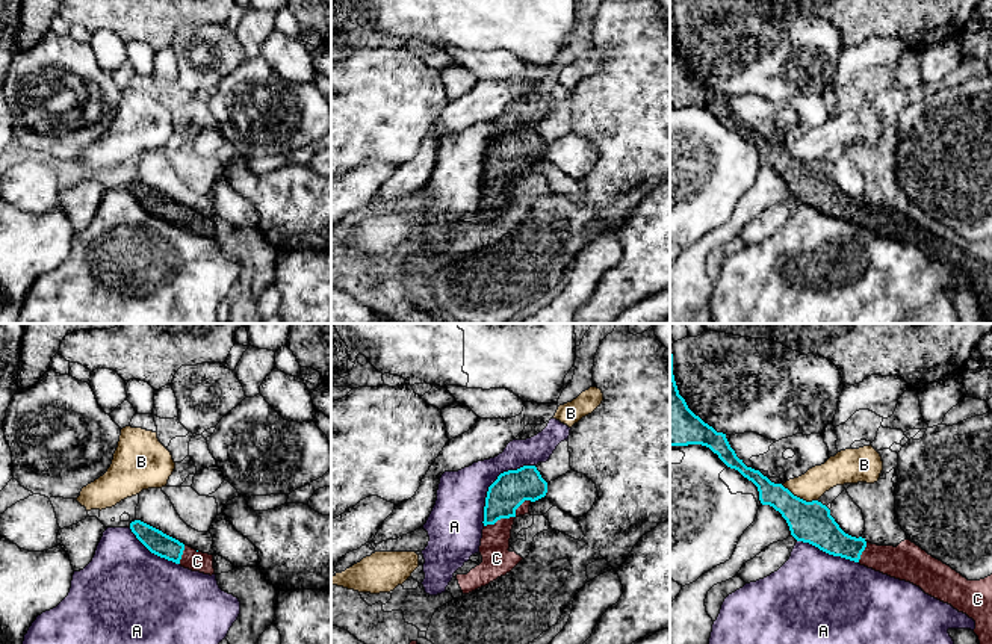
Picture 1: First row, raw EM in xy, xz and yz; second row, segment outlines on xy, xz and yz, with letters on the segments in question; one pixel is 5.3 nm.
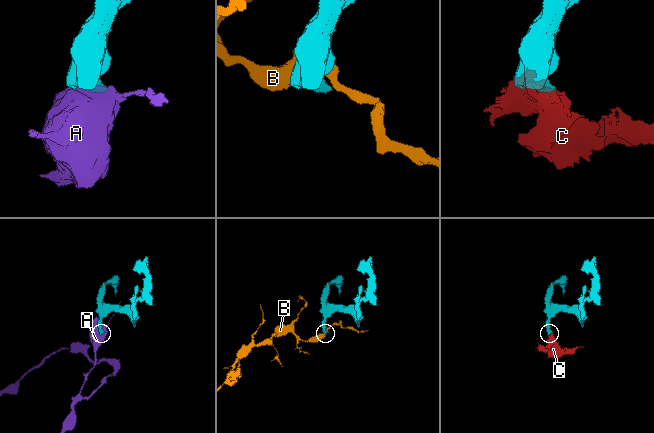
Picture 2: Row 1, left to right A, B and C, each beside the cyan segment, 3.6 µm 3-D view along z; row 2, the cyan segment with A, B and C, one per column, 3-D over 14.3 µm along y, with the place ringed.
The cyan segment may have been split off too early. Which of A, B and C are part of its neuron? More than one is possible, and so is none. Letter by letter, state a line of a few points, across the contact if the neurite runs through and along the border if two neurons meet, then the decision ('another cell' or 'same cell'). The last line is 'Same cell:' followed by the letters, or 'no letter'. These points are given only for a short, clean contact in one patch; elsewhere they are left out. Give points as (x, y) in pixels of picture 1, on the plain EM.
A: another cell
B: line yz (782, 147), (806, 162), (817, 162); another cell
C: line xz (511, 150), (508, 179), (496, 192), (496, 219); same cell
Same cell: C

